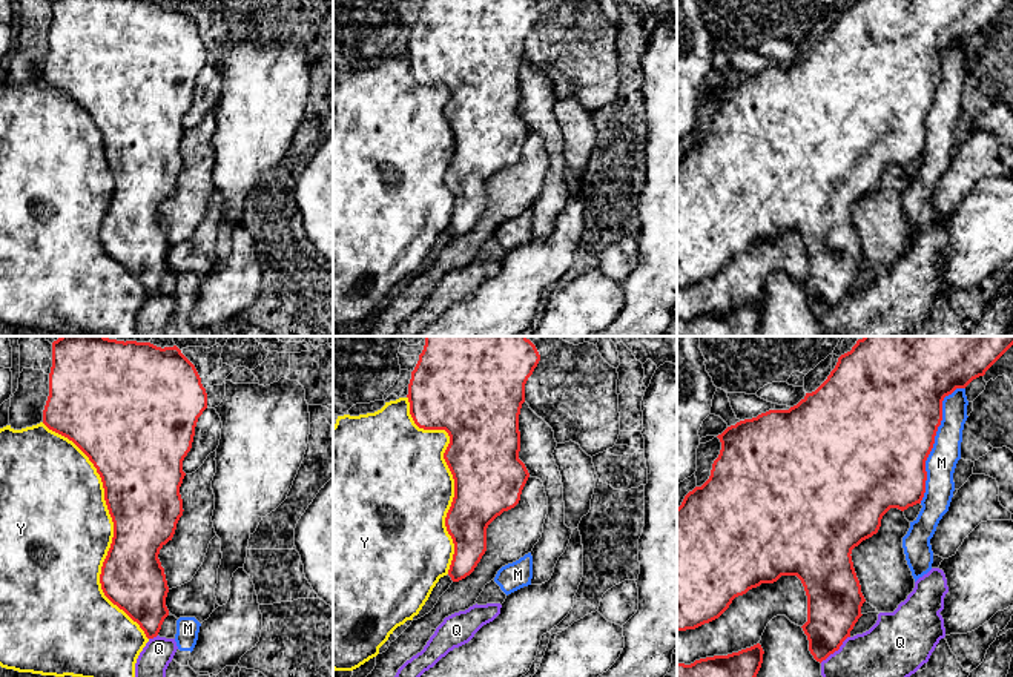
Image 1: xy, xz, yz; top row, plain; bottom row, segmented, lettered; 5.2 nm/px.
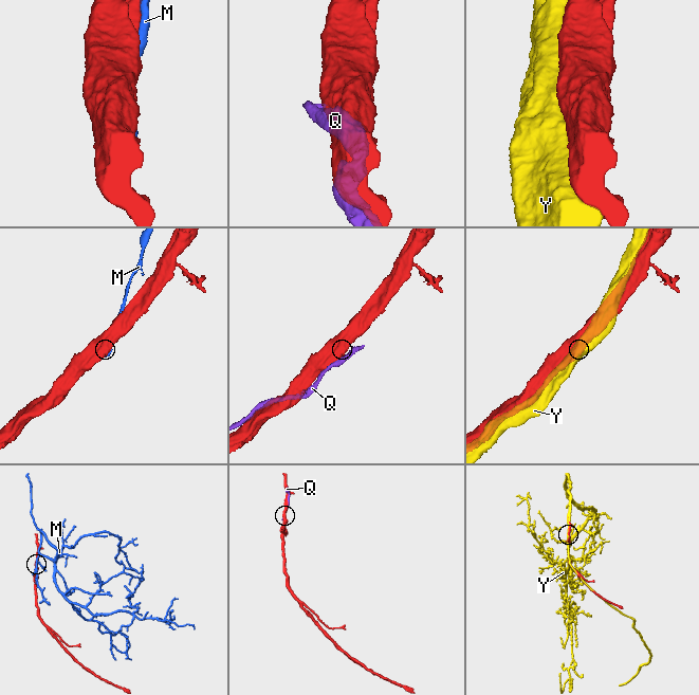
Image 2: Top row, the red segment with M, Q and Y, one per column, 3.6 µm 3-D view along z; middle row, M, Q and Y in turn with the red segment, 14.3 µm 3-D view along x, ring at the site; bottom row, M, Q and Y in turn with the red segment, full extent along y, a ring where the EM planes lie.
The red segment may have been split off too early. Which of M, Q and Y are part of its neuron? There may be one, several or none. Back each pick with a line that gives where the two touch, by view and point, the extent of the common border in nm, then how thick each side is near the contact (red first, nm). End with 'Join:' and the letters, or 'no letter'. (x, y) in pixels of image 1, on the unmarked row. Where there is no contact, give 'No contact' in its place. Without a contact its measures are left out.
Y: Touches red at xy (114, 183). Shared border 1250 nm. Thickness 400 nm (red) against 480 nm
Join: Y

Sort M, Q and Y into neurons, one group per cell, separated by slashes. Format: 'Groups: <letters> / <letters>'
Groups: M / Q / Y

